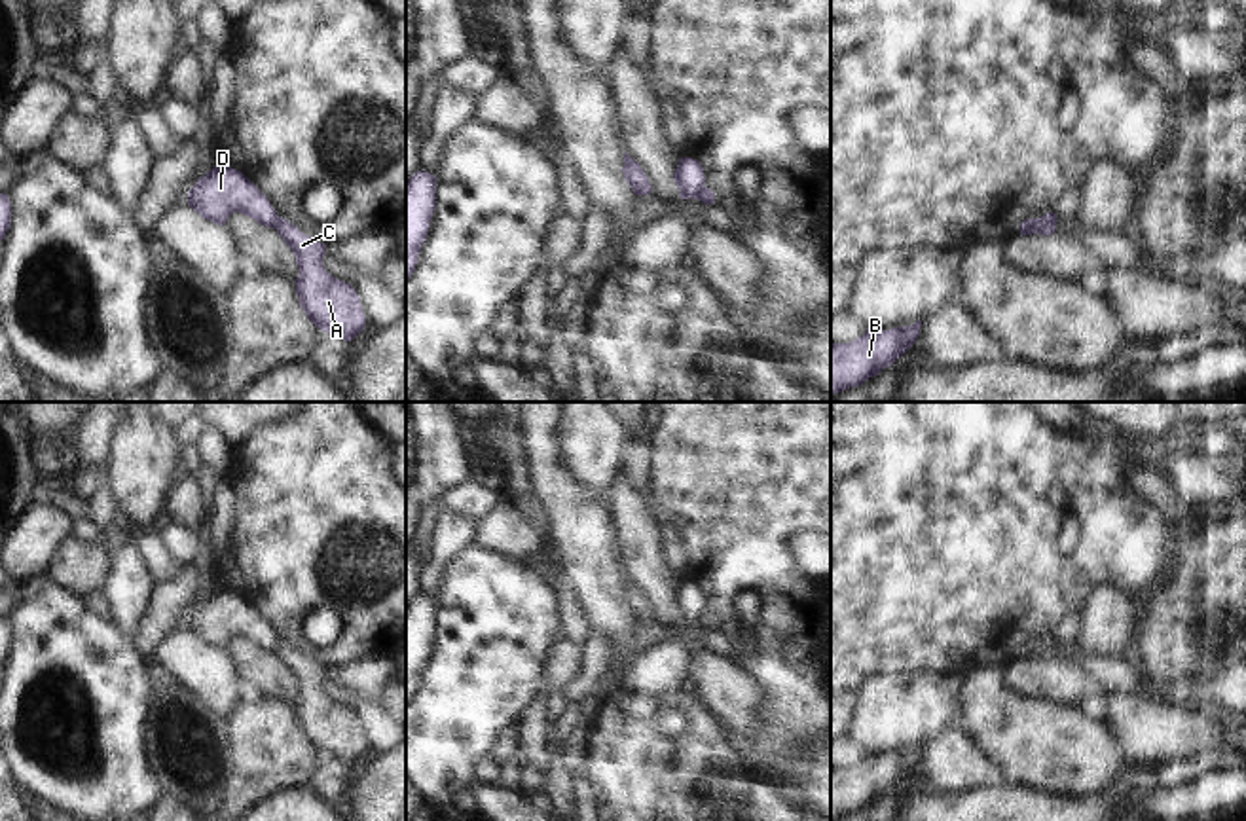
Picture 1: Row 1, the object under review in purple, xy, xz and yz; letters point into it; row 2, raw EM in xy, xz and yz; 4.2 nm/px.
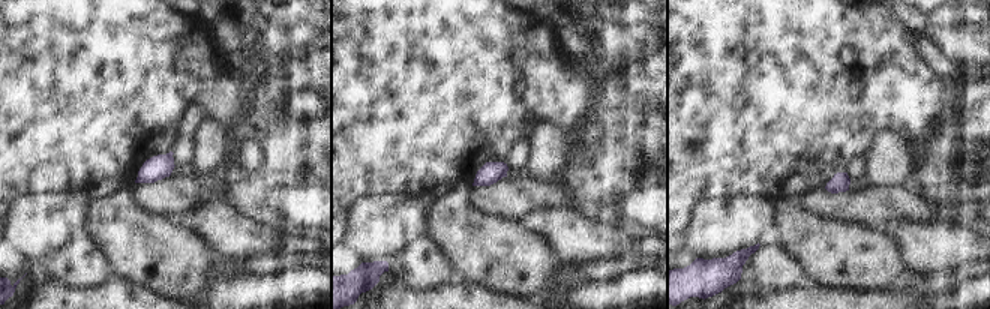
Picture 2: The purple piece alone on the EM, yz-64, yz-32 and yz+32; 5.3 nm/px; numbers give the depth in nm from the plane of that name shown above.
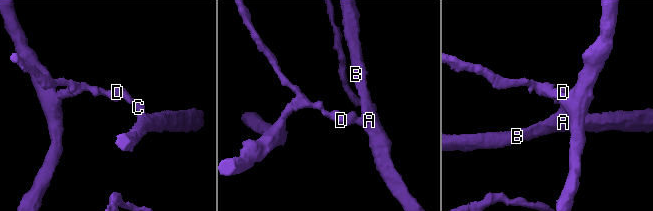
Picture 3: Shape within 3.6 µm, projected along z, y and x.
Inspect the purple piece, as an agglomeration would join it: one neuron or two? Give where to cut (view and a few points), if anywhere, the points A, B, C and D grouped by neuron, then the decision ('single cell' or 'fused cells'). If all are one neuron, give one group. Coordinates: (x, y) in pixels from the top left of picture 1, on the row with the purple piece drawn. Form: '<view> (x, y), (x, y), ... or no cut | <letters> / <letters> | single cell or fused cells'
yz (1042, 218), (1034, 232) | A B C / D | fused cells

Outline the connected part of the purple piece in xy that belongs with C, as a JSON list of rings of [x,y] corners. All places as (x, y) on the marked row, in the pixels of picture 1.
[[[279,216],[277,233],[292,248],[300,275],[296,294],[309,320],[345,341],[355,339],[366,326],[360,298],[353,284],[332,277],[322,258],[326,245],[302,233],[294,224]]]

